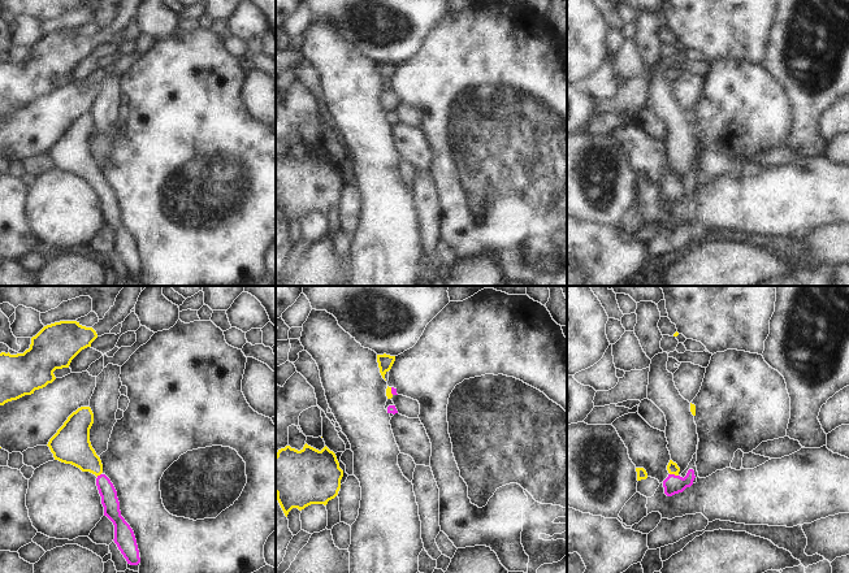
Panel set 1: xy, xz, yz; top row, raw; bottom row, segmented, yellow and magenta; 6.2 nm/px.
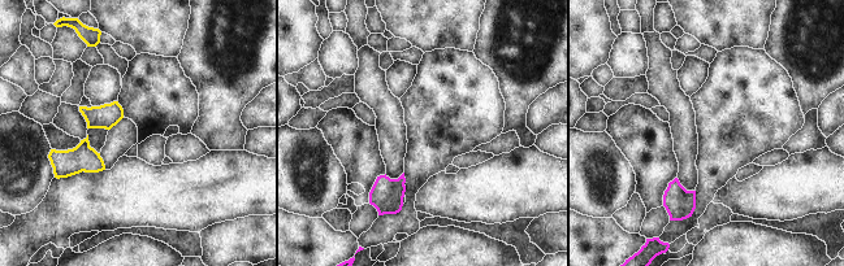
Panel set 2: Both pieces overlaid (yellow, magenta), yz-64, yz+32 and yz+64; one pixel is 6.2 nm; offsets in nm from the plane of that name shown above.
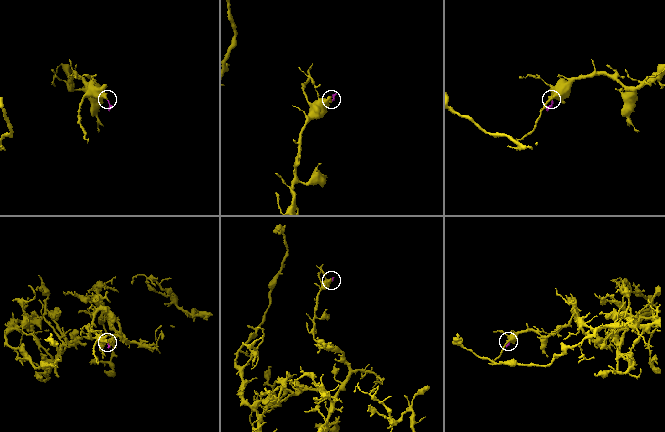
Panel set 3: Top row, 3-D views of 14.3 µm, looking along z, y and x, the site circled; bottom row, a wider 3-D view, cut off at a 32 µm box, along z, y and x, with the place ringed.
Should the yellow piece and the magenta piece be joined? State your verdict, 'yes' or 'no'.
yes

